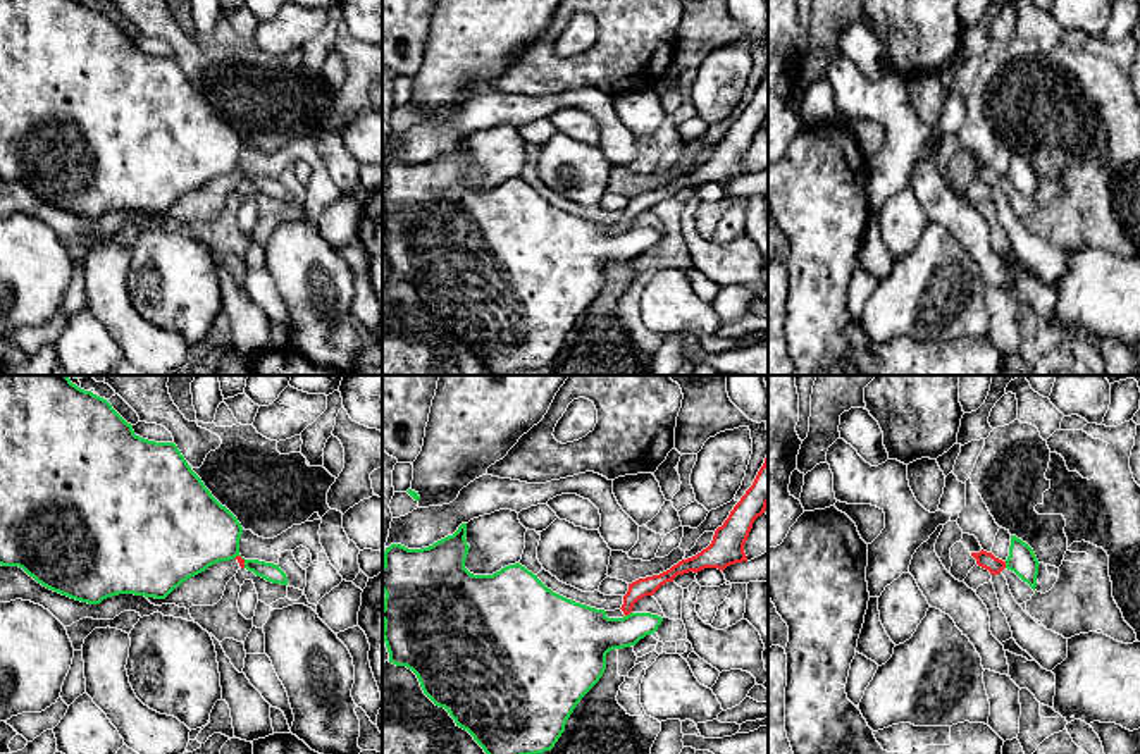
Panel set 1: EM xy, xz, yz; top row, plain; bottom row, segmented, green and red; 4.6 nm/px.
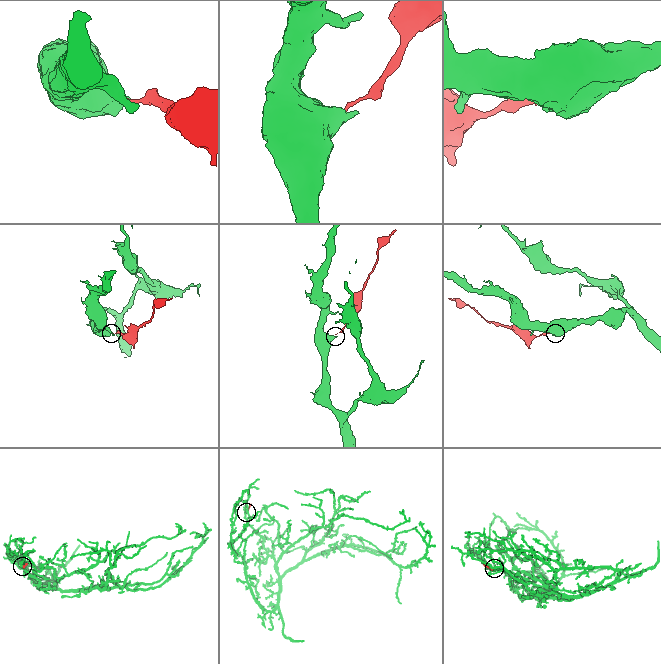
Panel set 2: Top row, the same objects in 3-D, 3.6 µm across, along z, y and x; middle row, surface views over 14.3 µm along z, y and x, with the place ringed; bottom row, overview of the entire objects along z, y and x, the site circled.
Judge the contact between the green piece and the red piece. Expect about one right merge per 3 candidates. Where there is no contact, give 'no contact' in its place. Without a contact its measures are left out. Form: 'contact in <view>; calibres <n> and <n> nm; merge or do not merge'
contact in xz; calibres 300 and 90 nm; do not merge

